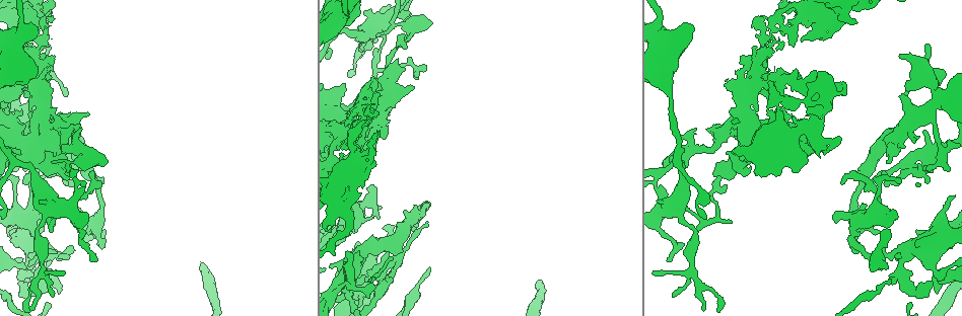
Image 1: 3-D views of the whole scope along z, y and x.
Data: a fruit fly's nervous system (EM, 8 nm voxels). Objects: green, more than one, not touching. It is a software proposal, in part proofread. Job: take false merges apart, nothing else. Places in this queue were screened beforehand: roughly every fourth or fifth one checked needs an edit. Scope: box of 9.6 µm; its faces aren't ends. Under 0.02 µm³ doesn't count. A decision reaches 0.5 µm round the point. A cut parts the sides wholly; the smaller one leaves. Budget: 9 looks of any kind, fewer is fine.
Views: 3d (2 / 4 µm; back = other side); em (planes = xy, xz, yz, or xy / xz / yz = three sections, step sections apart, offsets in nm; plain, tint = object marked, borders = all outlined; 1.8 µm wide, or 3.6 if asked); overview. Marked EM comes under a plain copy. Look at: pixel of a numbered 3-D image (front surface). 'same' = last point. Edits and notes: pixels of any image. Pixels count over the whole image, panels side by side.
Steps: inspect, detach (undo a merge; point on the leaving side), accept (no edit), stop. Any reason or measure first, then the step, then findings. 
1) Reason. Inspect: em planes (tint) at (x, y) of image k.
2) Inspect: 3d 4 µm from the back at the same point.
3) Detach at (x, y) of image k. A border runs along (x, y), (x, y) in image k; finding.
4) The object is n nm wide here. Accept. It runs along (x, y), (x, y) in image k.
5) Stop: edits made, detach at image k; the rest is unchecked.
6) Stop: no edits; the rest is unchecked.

Abrupt turn. Inspect: 3d 2 µm at (822, 90) of image 1.

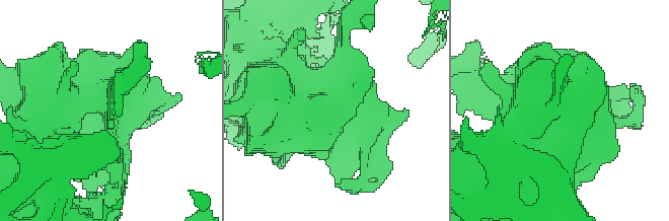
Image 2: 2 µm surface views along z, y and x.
Shape alone is not enough. Inspect: em 3.6 µm planes (tint) at (128, 112) of image 2.

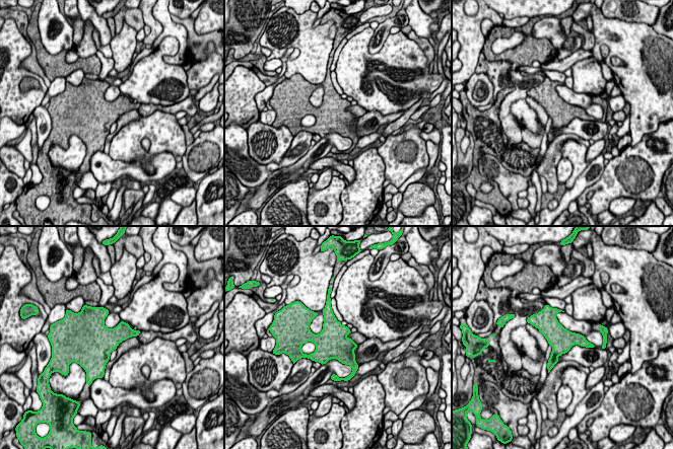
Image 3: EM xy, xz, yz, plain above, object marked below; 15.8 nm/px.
Accept. All the same neuron.

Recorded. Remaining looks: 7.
Sharp bend. Inspect: 3d 4 µm at (349, 292) of image 1.

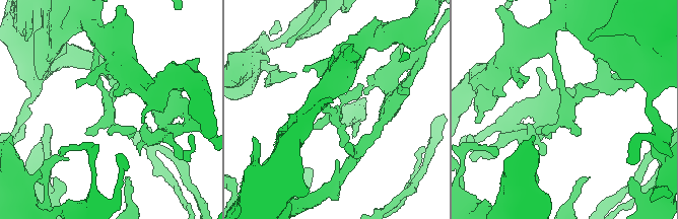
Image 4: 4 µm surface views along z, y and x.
Shape alone is not enough. Inspect: em yz step 16 (tint) at (108, 116) of image 4.

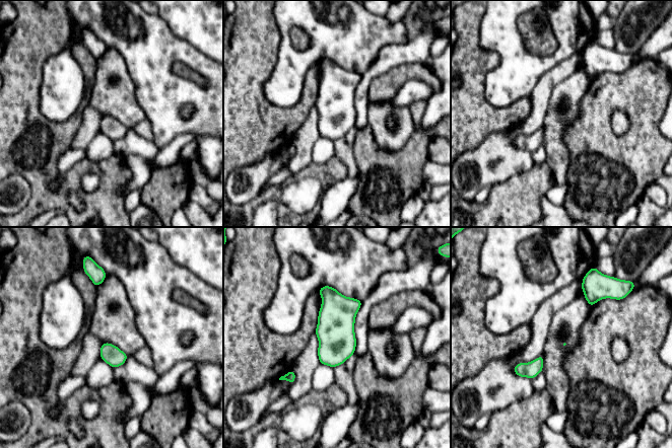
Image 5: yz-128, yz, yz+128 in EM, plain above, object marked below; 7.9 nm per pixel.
Cut it another way. Inspect: em planes (tint) at the same point.

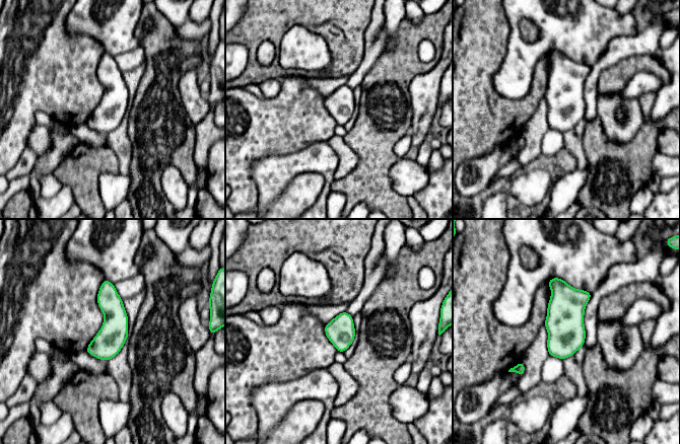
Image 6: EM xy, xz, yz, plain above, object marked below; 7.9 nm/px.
Accept. It runs along (106, 283), (111, 339), (103, 357) in image 6; all the same neuron.

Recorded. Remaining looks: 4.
Abrupt turn. Inspect: em xy step 8 (tint) at (936, 85) of image 1.

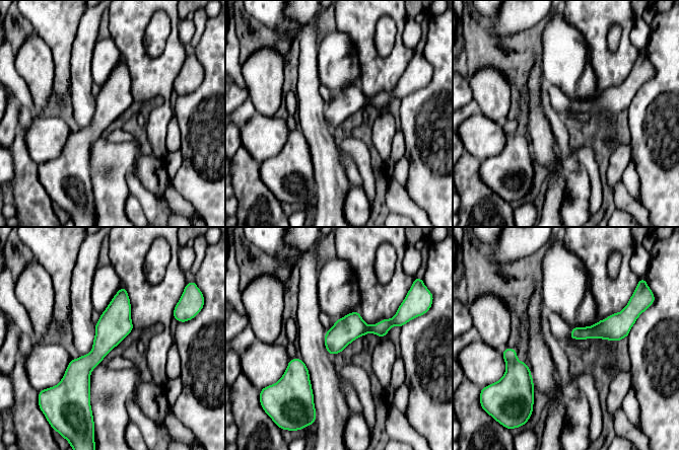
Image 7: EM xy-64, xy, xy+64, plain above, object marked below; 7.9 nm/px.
Inspect: em xz step 16 (borders) at the same point.

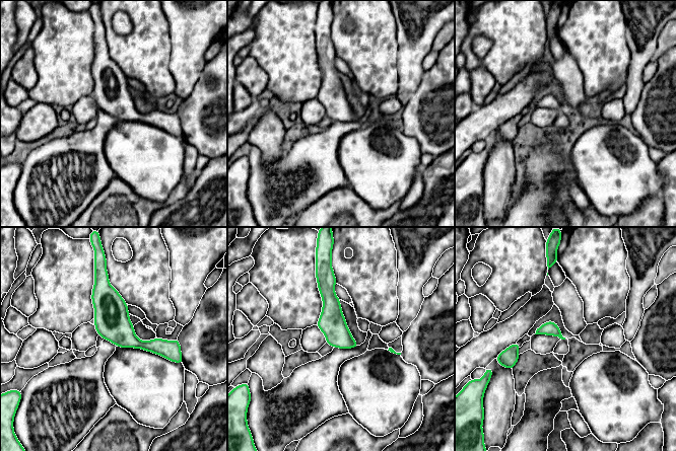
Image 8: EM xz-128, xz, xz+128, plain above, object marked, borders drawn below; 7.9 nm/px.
Accept. It runs along (96, 285), (137, 344), (173, 345) in image 8; all the same neuron.

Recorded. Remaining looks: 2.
Sudden change in width. Inspect: em planes (tint) at (30, 80) of image 1.

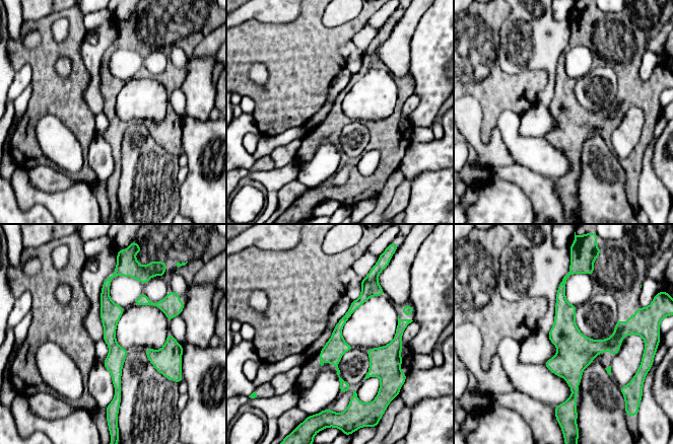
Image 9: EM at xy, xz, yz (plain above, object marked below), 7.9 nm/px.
Accept. It runs along (108, 280), (118, 398) in image 9; all the same neuron.

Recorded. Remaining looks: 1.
Stop: no edits; the rest is unchecked.

